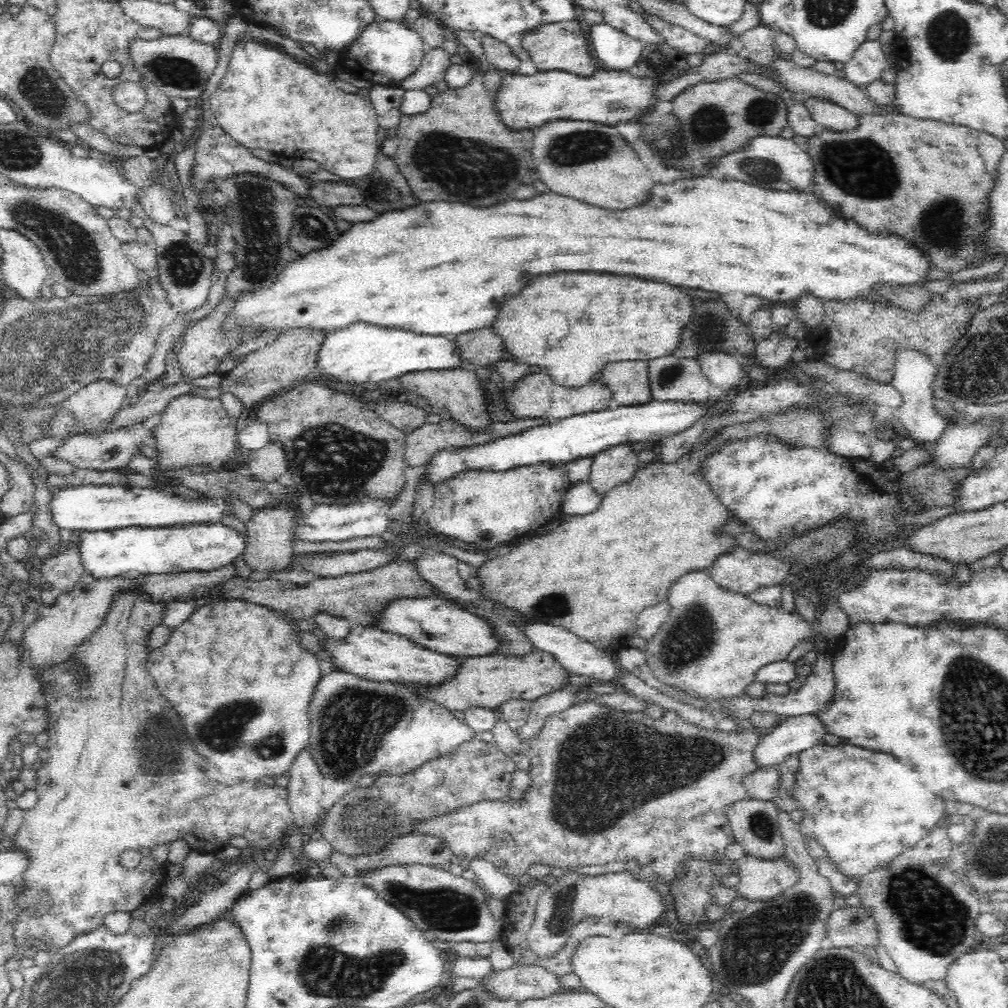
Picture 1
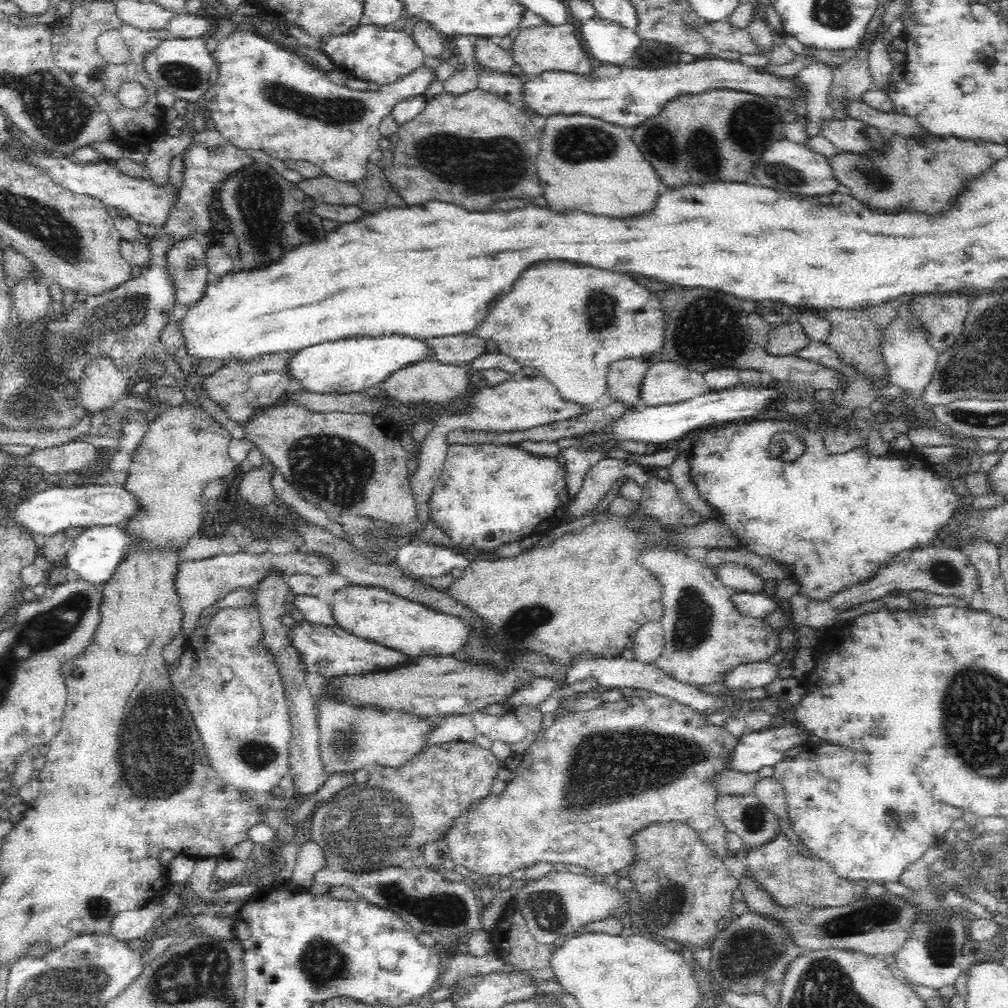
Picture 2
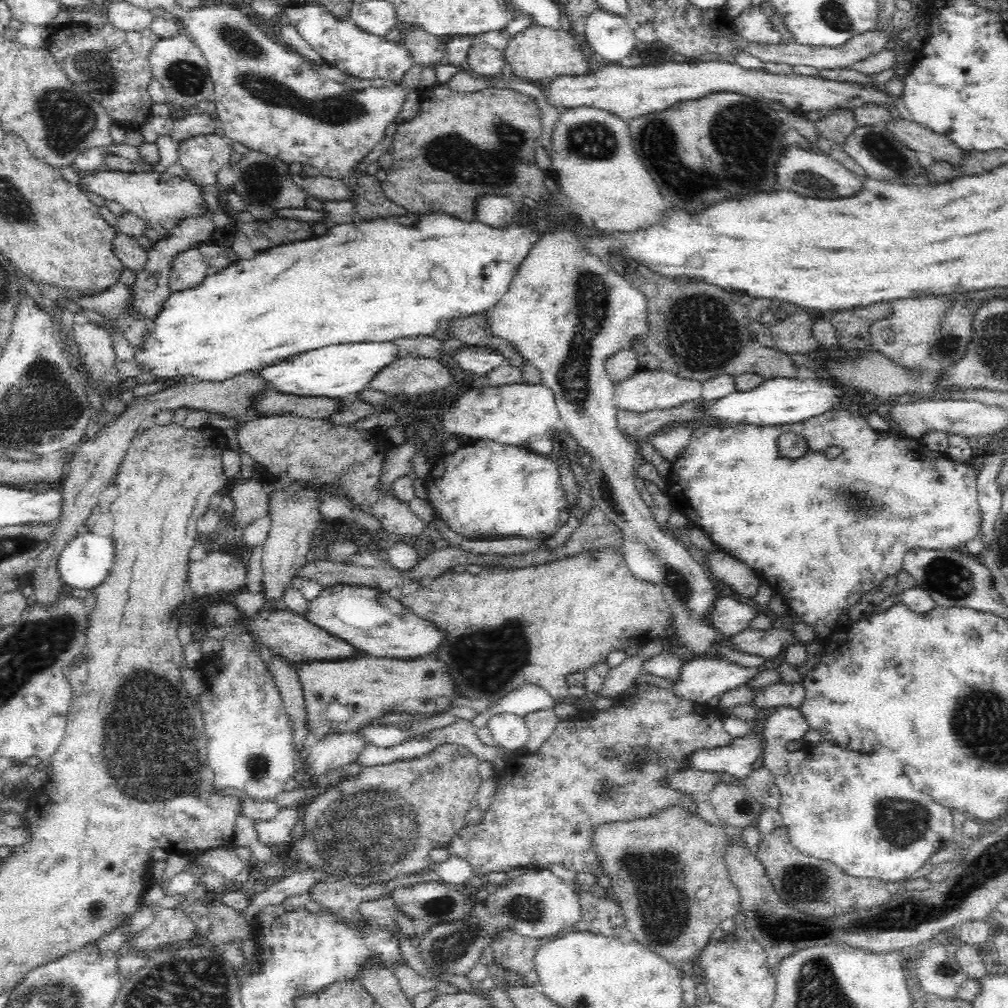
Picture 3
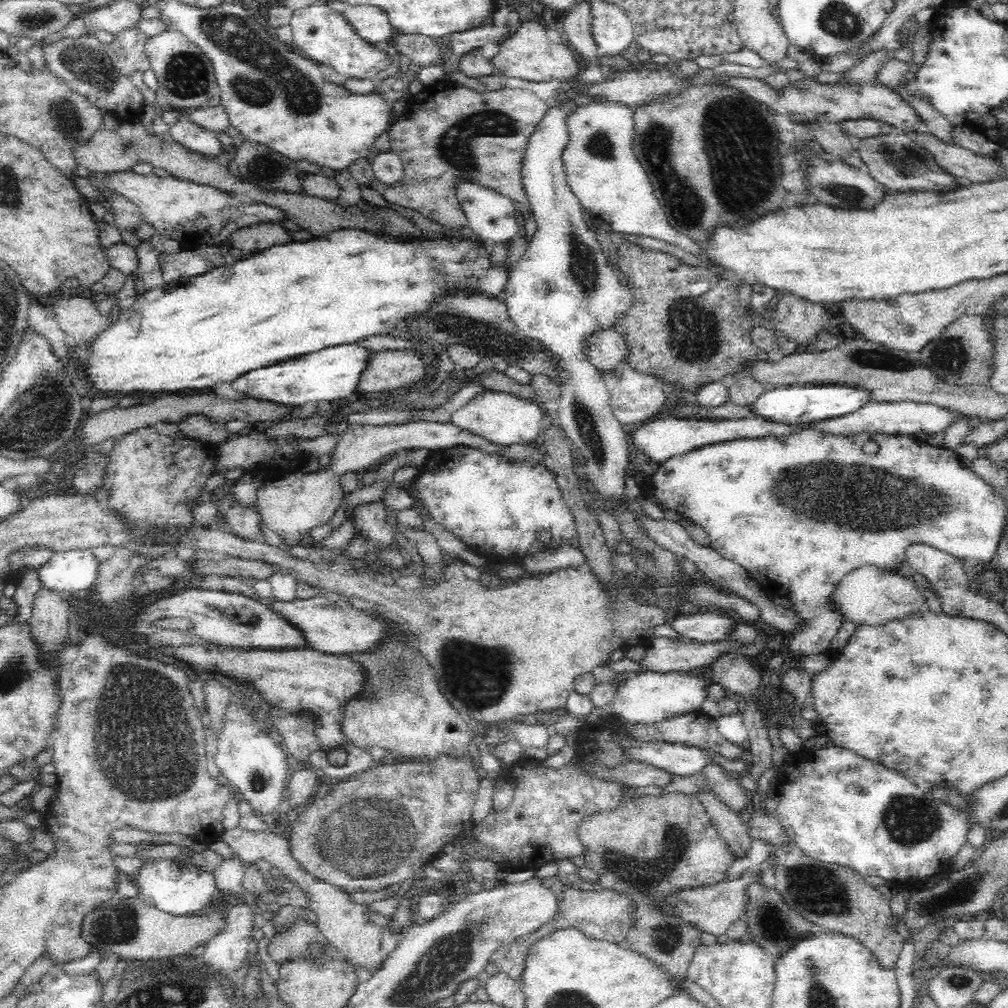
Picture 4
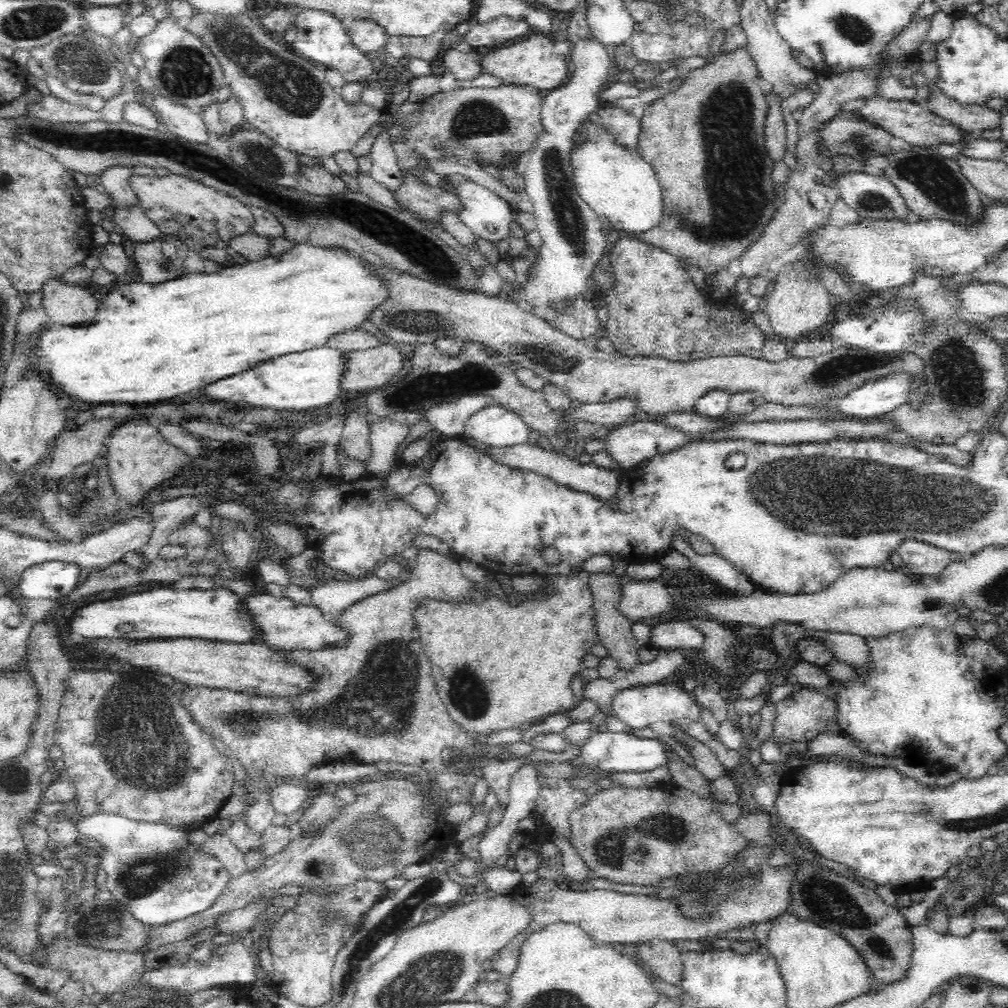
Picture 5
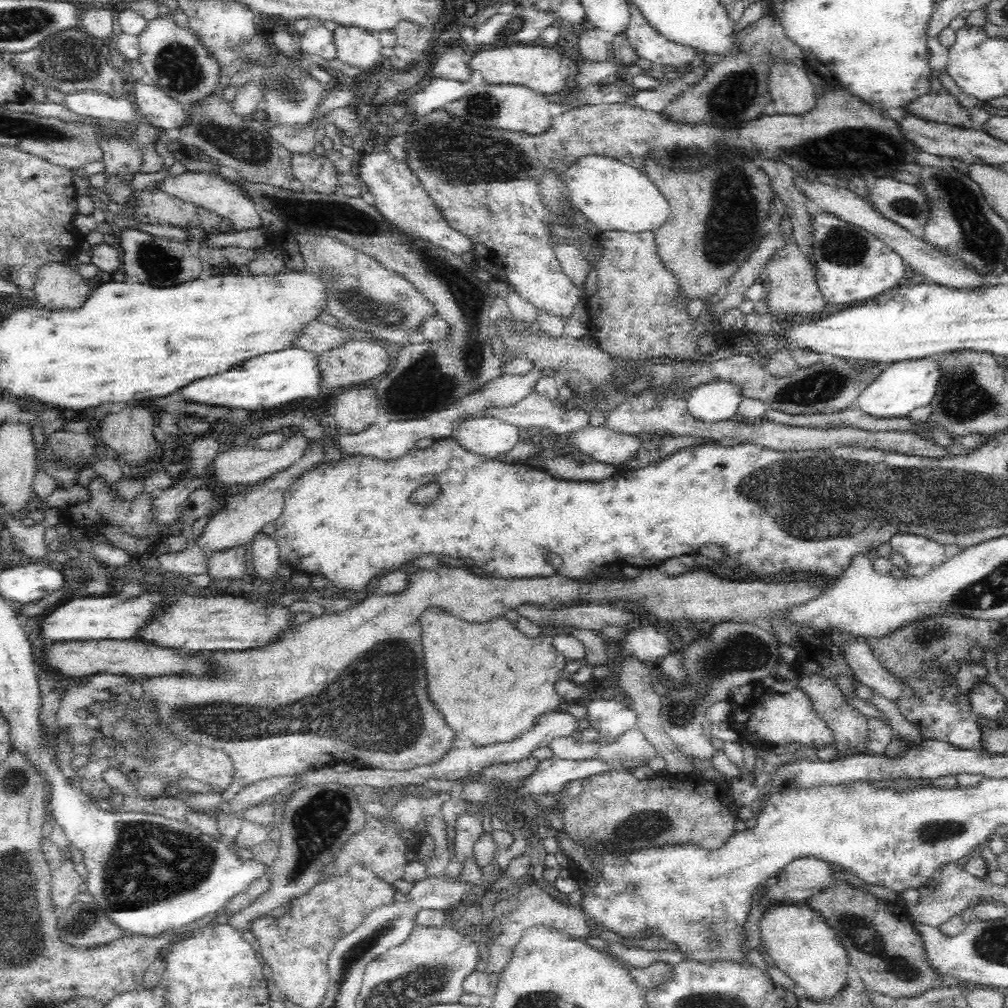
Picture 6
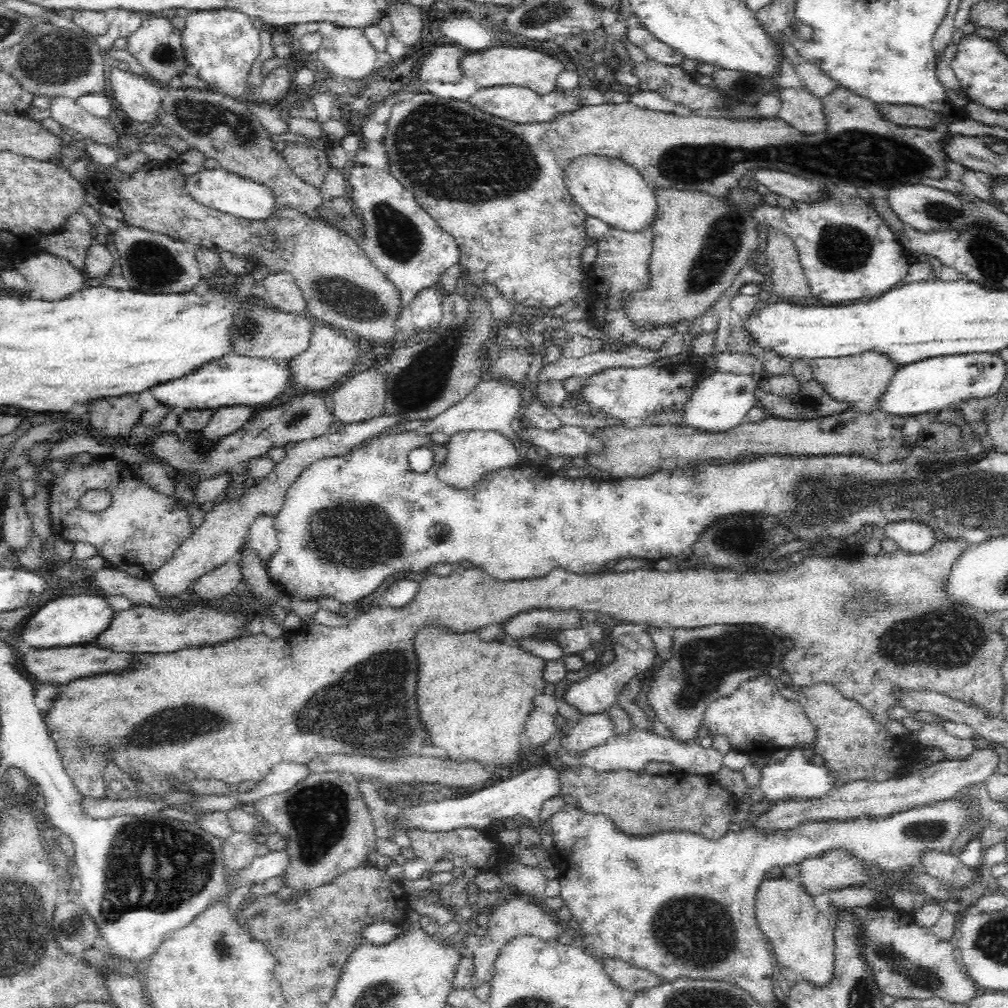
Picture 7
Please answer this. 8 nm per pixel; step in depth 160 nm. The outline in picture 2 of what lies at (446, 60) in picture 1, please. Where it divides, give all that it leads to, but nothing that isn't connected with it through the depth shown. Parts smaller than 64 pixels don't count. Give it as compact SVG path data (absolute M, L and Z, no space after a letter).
M237 28L218 44L213 41L211 33L208 41L218 65L216 96L208 105L213 127L238 148L263 150L282 161L308 160L318 165L326 176L347 183L354 183L366 176L368 156L379 148L381 132L378 126L382 117L392 112L400 99L424 95L426 88L436 80L435 69L422 65L394 84L380 85L378 92L353 90L333 83L324 70L312 68L296 51L280 48L252 29Z

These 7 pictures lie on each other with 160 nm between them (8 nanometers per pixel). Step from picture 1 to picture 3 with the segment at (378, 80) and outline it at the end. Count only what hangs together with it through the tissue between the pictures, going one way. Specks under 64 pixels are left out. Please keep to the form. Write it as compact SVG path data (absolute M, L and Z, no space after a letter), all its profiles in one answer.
M286 6L287 22L295 26L316 53L330 66L335 66L348 74L364 80L380 78L386 84L396 85L402 82L404 74L414 65L414 56L399 42L390 42L383 36L376 36L362 30L352 20L336 20L319 6Z

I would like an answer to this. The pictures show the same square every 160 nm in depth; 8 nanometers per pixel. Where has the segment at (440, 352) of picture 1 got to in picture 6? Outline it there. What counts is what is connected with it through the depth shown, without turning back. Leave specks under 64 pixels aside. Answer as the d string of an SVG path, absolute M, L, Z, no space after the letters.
M292 347L280 352L255 356L228 372L196 380L179 393L186 400L196 404L256 412L286 406L286 404L292 404L296 400L306 400L306 398L316 402L320 392L325 392L322 382L318 353L300 347Z

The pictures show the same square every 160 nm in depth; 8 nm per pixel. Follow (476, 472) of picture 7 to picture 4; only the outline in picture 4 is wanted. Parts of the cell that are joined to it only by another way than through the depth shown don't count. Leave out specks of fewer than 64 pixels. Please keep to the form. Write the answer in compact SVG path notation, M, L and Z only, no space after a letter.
M482 391L456 410L450 422L461 430L482 436L496 447L504 448L514 444L530 445L539 434L543 434L542 424L548 417L536 400L527 400L510 392Z

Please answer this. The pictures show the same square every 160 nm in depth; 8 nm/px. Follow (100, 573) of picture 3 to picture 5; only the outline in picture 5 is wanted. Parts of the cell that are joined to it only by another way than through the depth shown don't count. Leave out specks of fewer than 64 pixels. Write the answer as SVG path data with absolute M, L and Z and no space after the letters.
M53 560L30 566L20 578L20 593L26 598L58 598L78 587L82 567L76 562Z

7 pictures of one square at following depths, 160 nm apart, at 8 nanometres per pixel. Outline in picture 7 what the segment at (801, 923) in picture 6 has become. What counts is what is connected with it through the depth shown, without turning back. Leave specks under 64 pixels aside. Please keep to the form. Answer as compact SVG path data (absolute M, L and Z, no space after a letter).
M769 879L758 888L755 902L755 918L760 933L766 938L770 952L775 956L775 961L783 970L792 974L798 974L816 988L826 988L830 980L834 978L834 946L835 930L830 926L831 920L814 905L814 898L804 893L802 886L797 880Z

